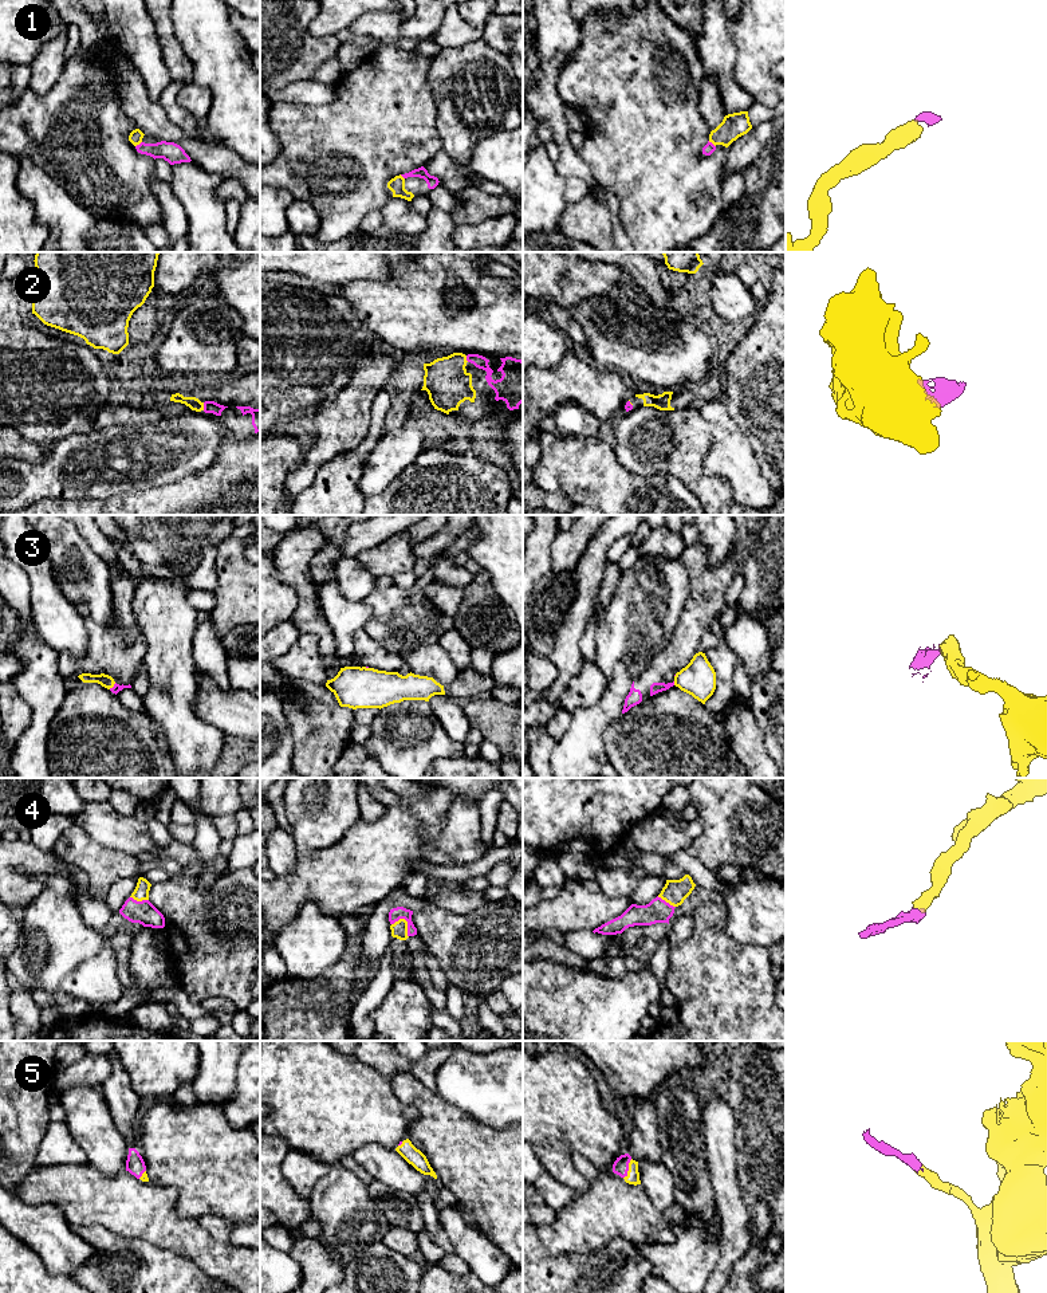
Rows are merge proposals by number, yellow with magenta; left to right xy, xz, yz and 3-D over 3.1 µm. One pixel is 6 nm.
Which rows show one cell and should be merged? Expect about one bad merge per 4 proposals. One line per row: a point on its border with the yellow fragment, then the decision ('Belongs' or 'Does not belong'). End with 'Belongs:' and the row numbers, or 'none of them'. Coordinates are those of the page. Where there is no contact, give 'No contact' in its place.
1: Touches yellow at yz (712, 142). Belongs
2: Touches yellow at xy (203, 407). Belongs
3: Touches yellow at xy (111, 687). Does not belong
4: Touches yellow at xz (406, 922). Belongs
5: Touches yellow at yz (629, 1168). Belongs
Belongs: 1, 2, 4, 5

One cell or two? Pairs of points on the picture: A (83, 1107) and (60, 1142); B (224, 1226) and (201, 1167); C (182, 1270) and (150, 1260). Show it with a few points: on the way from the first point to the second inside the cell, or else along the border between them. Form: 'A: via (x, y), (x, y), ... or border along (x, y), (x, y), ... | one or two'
A: border along (65, 1121), (71, 1138), (86, 1155) | two
B: border along (196, 1218), (204, 1214), (217, 1214), (229, 1221) | two
C: via (174, 1270), (161, 1270), (158, 1268) | one

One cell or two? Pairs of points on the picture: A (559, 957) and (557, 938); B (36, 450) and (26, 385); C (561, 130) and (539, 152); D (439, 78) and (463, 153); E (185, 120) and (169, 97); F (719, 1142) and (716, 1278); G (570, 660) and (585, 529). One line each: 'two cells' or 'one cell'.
A: two cells
B: two cells
C: two cells
D: one cell
E: one cell
F: one cell
G: two cells

